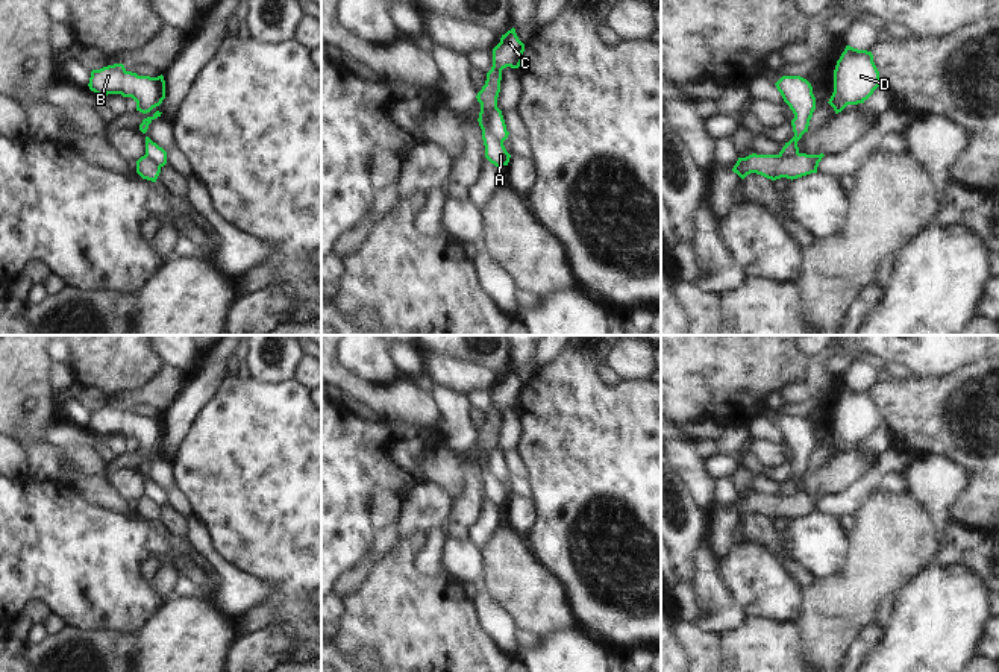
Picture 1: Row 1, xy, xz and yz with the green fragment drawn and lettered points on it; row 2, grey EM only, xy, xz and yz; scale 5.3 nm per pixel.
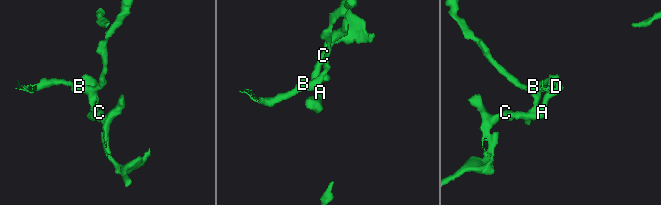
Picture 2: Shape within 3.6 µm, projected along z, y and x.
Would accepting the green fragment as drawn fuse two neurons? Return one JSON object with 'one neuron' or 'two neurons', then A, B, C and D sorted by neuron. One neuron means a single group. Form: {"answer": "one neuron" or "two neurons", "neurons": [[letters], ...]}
{"answer": "two neurons", "neurons": [["A", "C", "D"], ["B"]]}

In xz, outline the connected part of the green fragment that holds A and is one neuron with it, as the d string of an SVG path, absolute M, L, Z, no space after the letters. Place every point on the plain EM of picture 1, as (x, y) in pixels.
M512 367L502 375L500 382L493 388L493 407L487 413L487 420L476 438L481 443L479 466L482 469L482 479L485 485L485 498L496 507L508 505L511 495L506 491L503 481L496 479L487 469L487 454L497 447L497 437L500 432L502 410L506 407L518 408L525 384L518 379Z

